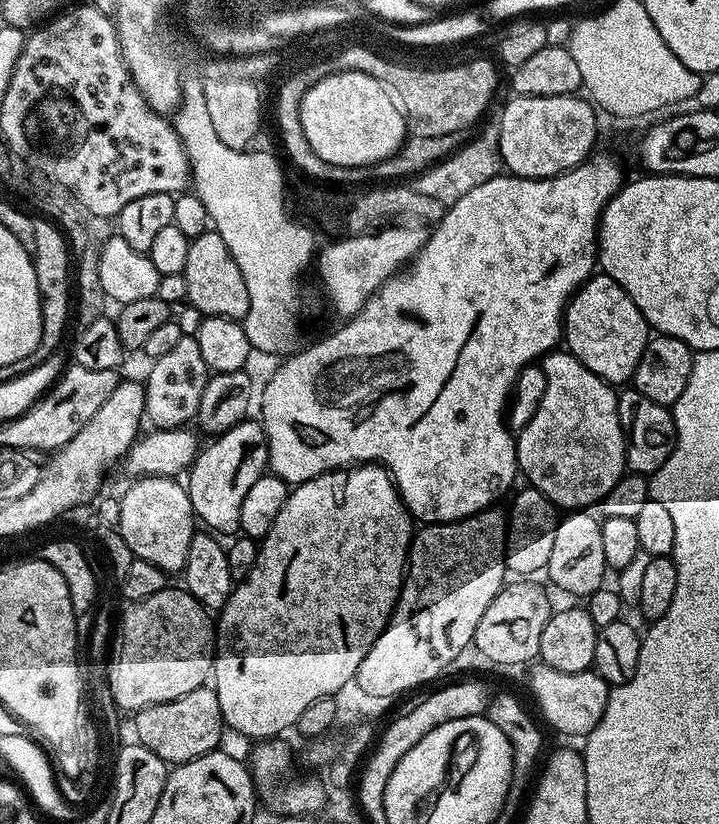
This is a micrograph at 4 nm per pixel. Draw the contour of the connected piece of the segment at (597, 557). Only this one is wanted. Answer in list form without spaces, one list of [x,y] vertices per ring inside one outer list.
[[[588,510],[569,511],[559,517],[554,530],[554,547],[550,553],[546,576],[552,579],[553,589],[561,588],[568,596],[587,598],[606,584],[604,572],[609,571],[609,566],[602,547],[600,520],[590,513]]]

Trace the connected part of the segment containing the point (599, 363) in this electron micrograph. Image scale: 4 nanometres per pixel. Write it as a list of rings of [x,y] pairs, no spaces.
[[[593,275],[568,302],[562,329],[567,351],[612,386],[619,386],[623,380],[631,381],[649,339],[648,323],[638,306],[634,306],[630,294],[606,275]]]

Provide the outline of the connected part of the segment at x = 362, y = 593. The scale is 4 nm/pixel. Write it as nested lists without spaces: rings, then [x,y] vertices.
[[[369,462],[357,464],[347,470],[327,472],[318,478],[310,478],[310,482],[295,485],[289,491],[282,510],[278,510],[278,518],[274,518],[274,526],[259,541],[258,558],[254,562],[254,570],[233,587],[230,598],[219,609],[216,629],[216,655],[212,662],[211,683],[218,694],[218,706],[222,706],[222,718],[229,729],[232,728],[240,736],[249,736],[252,742],[270,740],[291,729],[296,719],[310,706],[310,702],[318,702],[323,696],[335,697],[339,688],[351,685],[356,679],[358,666],[362,666],[362,658],[374,646],[378,634],[387,626],[392,617],[392,609],[400,596],[400,586],[404,582],[404,573],[408,567],[408,549],[412,547],[414,521],[408,515],[404,499],[396,489],[391,474],[383,464]]]

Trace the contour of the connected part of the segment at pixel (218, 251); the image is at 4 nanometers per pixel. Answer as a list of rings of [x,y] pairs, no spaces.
[[[214,230],[203,232],[201,236],[190,239],[190,250],[186,254],[183,271],[186,278],[187,303],[203,316],[221,316],[231,320],[243,321],[246,310],[250,310],[250,294],[246,290],[246,278],[230,254],[230,246]]]

